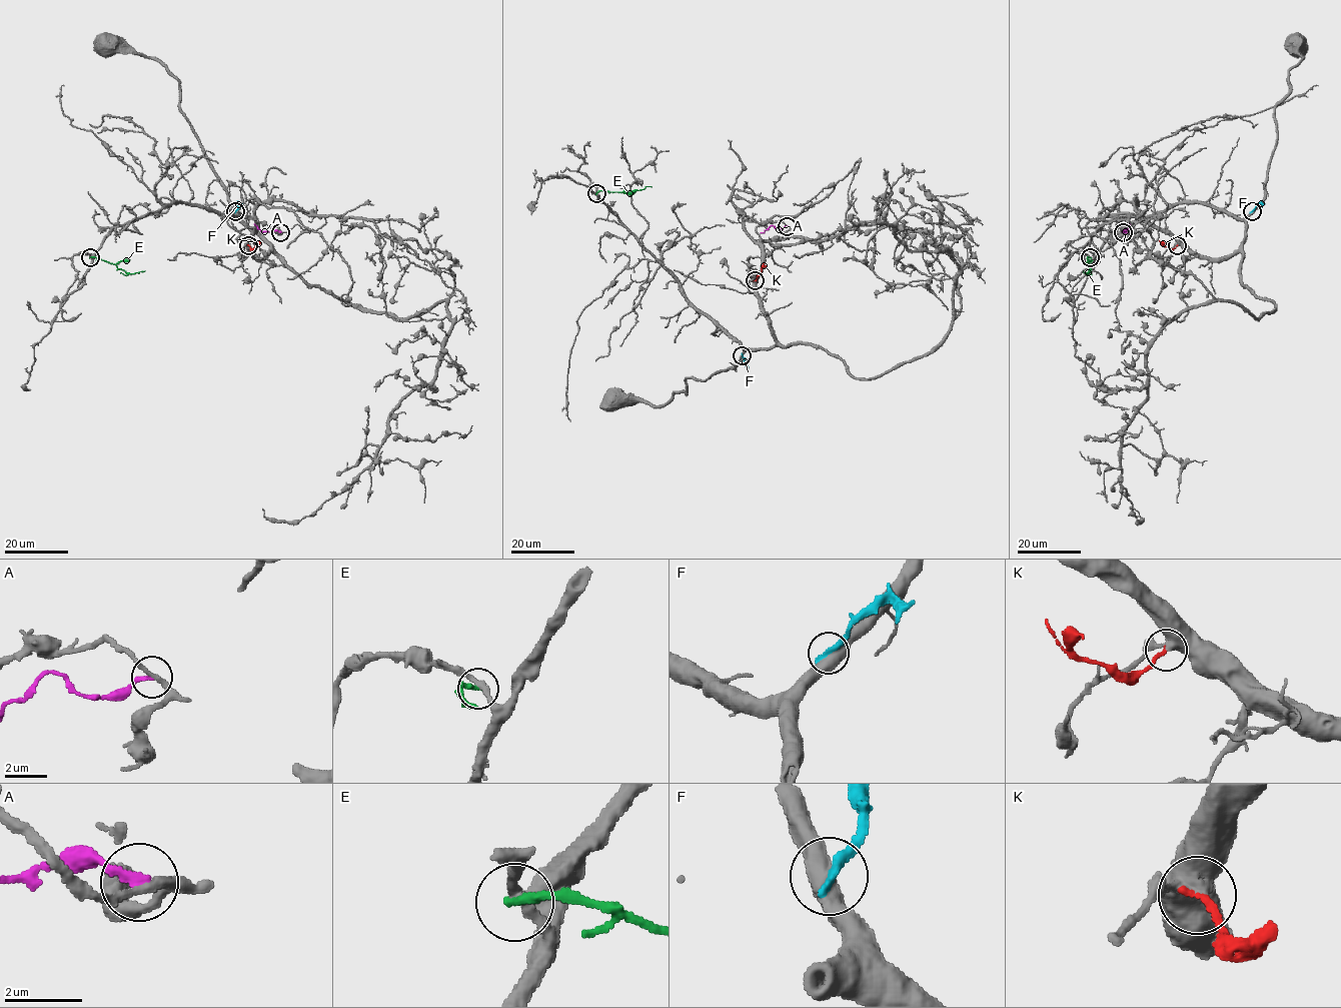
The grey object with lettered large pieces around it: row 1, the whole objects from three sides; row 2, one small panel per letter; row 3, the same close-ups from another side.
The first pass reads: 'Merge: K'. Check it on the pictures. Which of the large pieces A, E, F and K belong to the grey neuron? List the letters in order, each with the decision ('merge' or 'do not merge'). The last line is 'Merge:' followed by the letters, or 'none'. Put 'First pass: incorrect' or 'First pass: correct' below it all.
A: do not merge
E: do not merge
F: do not merge
K: merge
Merge: K
First pass: correct

